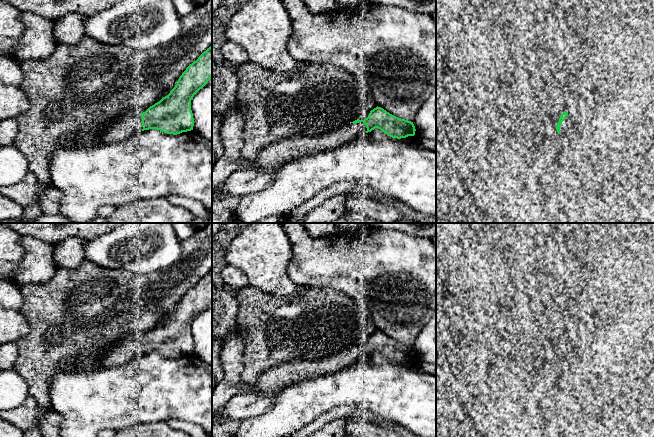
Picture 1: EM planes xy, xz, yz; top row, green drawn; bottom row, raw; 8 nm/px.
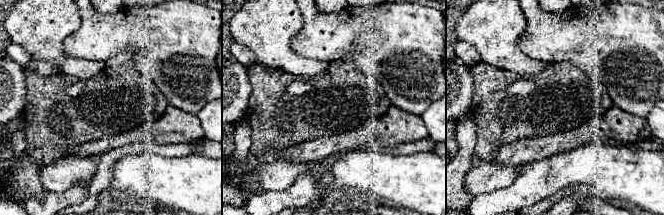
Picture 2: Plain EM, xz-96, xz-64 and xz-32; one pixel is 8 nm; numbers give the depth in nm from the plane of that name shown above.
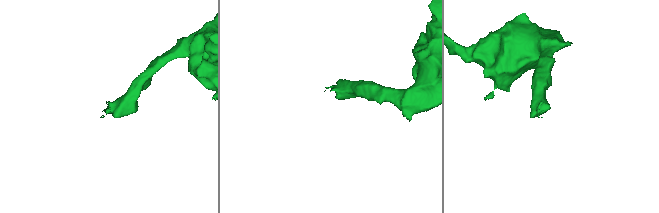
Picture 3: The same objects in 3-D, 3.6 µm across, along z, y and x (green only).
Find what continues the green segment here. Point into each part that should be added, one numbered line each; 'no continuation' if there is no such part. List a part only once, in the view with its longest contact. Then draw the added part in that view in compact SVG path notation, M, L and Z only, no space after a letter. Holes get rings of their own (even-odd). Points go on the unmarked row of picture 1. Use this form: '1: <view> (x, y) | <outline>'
1: xz (271, 381) | M359 346L346 348L333 356L320 360L285 362L263 371L254 384L243 385L241 390L268 396L277 395L283 388L291 384L345 369L366 355L366 349Z

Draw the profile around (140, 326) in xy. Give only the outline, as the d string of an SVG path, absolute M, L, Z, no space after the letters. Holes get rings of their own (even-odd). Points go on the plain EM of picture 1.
M144 312L138 317L131 320L127 327L127 331L138 337L145 336L150 330L159 326L163 321L167 320L170 315L167 315L160 319L158 315L151 312Z

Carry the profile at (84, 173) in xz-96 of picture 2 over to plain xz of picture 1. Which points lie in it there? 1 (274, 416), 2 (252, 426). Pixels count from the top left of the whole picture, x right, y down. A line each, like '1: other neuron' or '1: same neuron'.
1: other neuron
2: other neuron

